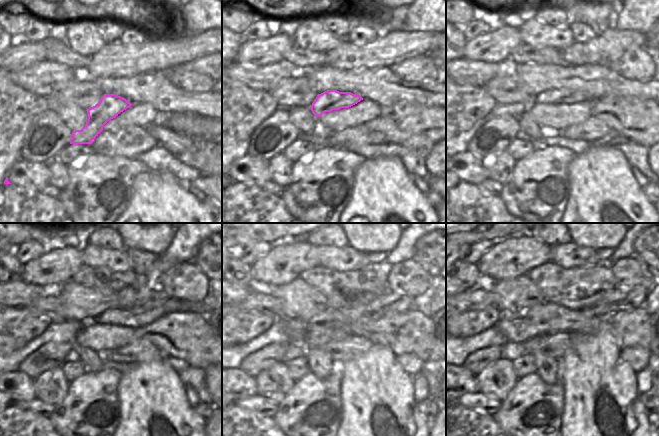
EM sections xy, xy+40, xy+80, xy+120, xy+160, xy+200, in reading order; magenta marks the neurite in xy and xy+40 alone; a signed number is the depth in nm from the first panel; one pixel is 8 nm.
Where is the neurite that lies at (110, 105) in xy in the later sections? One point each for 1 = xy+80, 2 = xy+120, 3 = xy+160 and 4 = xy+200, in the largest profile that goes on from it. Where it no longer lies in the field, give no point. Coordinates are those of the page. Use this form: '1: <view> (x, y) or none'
1: xy+80 (562, 95)
2: xy+120 (152, 310)
3: xy+160 (389, 303)
4: xy+200 (622, 298)

